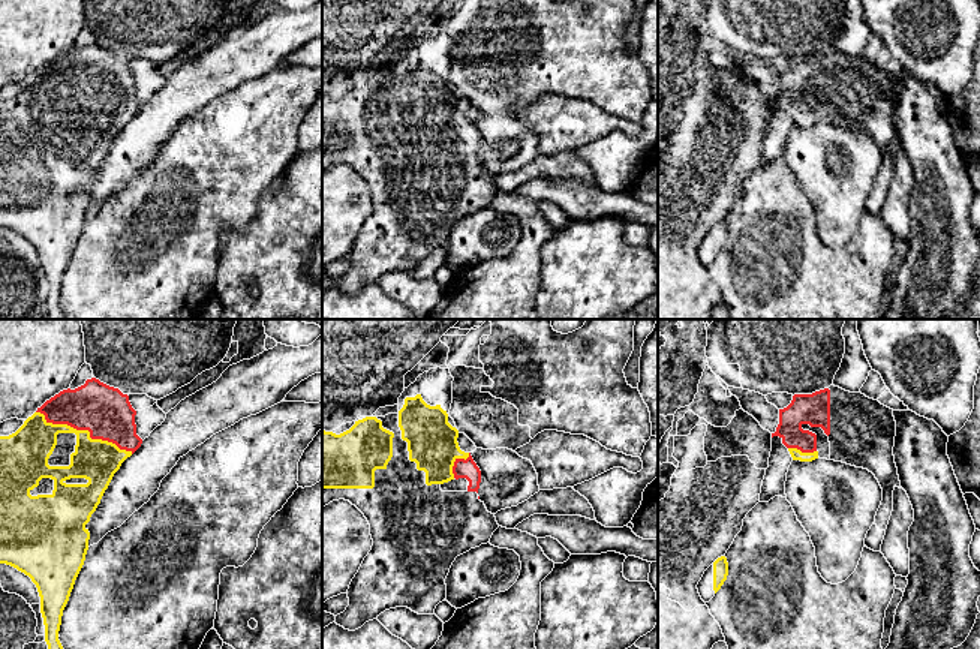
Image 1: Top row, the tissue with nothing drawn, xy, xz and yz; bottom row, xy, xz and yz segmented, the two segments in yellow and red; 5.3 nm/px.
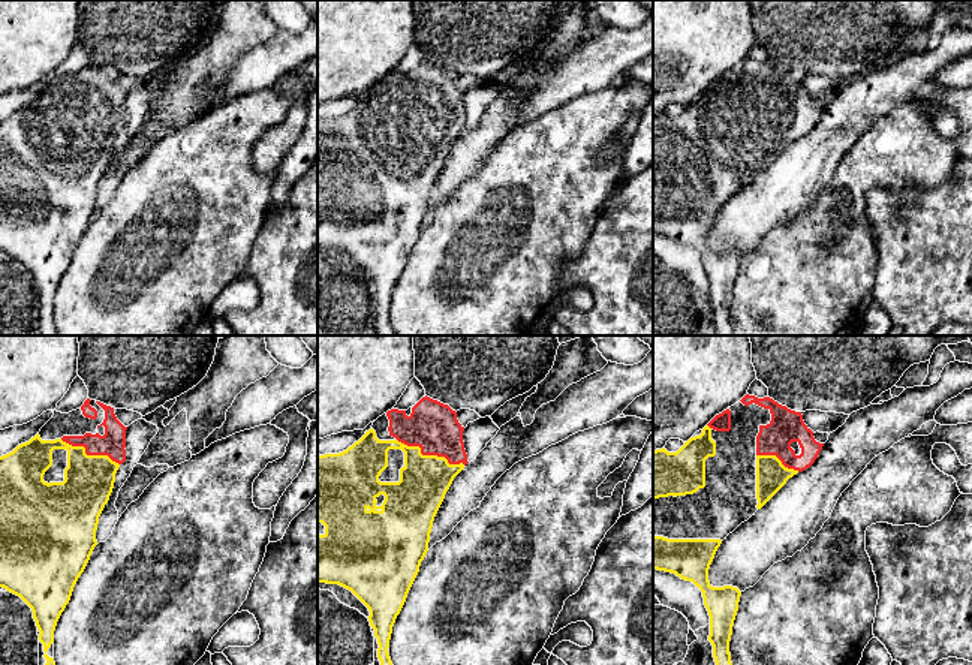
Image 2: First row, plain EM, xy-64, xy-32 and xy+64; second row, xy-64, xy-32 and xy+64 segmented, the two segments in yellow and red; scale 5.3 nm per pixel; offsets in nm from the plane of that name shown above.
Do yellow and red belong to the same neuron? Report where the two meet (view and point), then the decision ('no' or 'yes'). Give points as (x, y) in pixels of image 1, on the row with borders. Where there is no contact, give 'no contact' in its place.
xy (86, 430) | yes

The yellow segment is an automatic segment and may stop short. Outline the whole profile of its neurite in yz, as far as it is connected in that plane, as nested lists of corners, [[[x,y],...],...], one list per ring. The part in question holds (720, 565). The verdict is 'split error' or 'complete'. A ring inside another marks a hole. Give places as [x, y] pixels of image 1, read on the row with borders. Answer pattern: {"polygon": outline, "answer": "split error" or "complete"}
{"polygon": [[[725,556],[718,558],[703,574],[697,585],[698,594],[704,603],[709,603],[721,589],[728,576],[728,562]]], "answer": "split error"}

